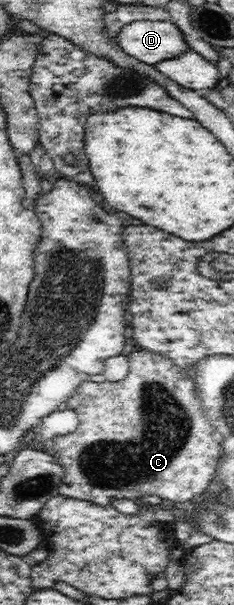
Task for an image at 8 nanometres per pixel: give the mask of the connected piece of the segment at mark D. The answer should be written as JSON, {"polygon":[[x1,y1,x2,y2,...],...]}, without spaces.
{"polygon":[[134,20,118,32,116,40,124,52,149,65,180,56,189,48,172,20]]}

